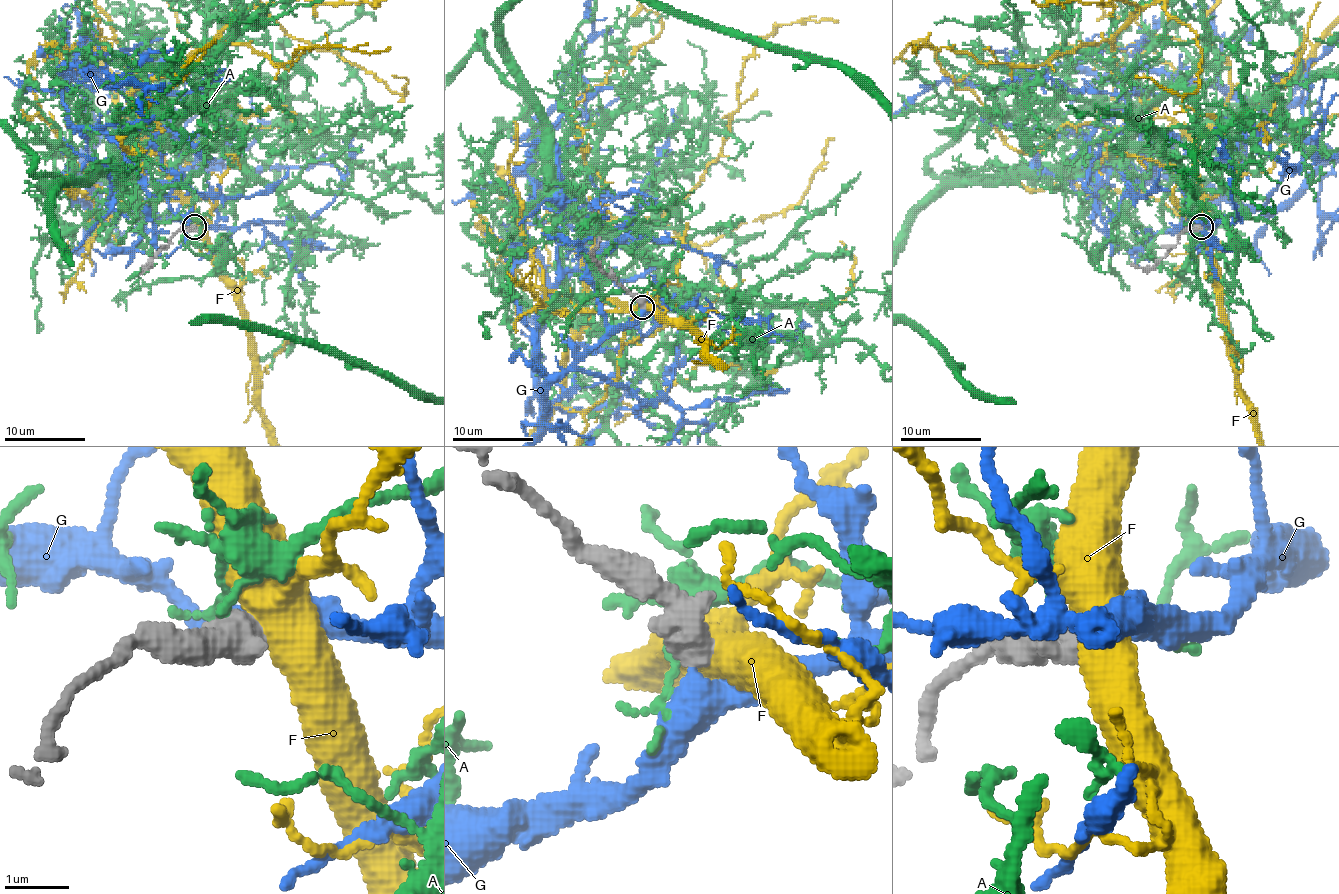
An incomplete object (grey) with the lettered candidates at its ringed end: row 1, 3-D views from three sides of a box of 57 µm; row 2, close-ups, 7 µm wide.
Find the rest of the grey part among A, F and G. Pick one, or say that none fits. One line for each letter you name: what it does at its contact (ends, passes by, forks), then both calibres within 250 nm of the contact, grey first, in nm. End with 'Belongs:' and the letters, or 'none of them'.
G: it passes by | 600/400 nm
Belongs: G

